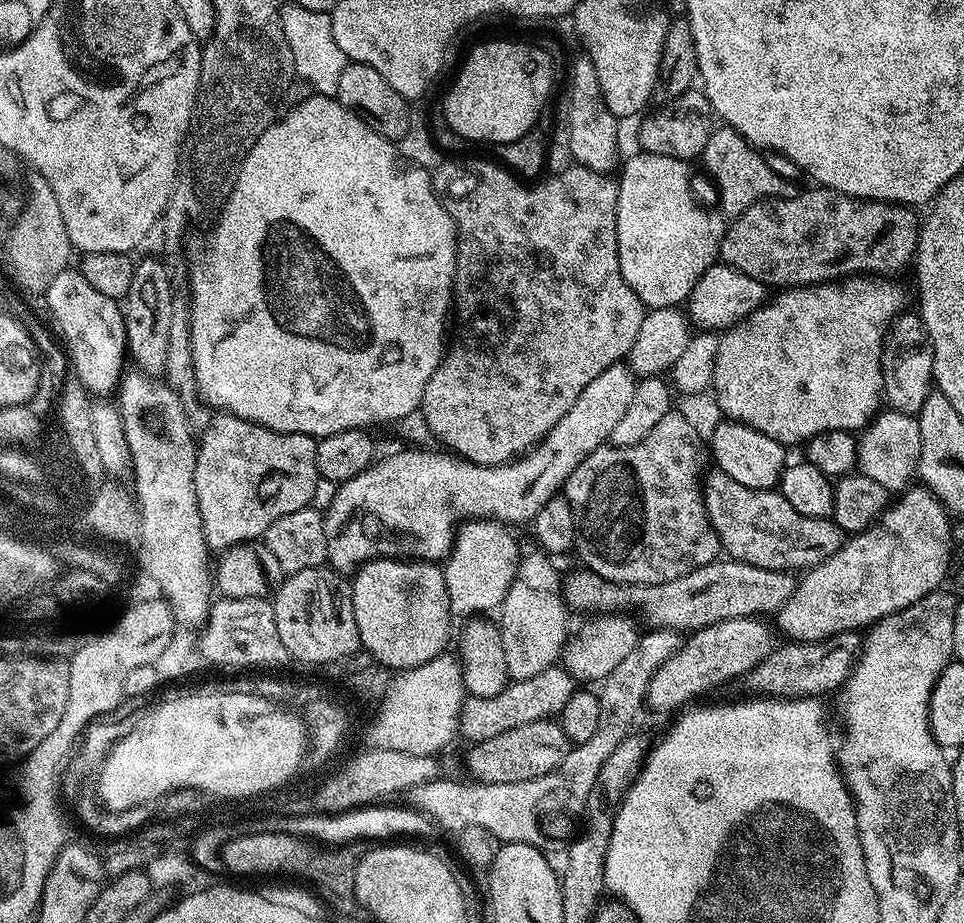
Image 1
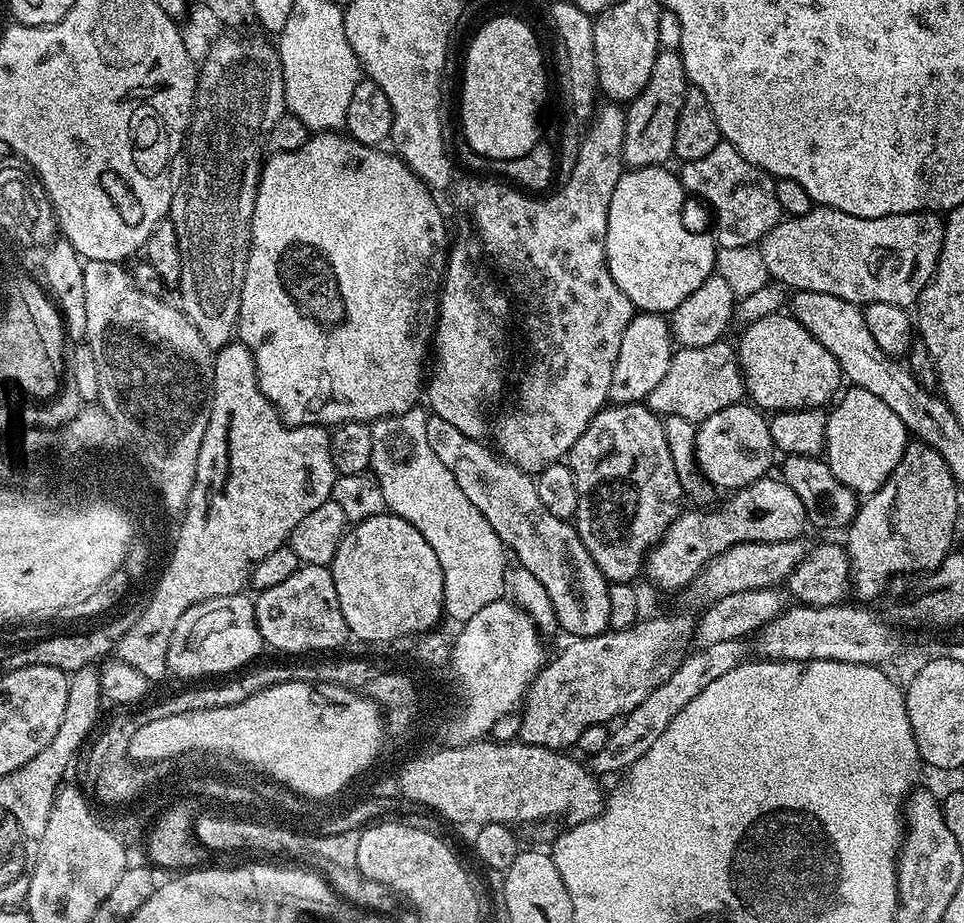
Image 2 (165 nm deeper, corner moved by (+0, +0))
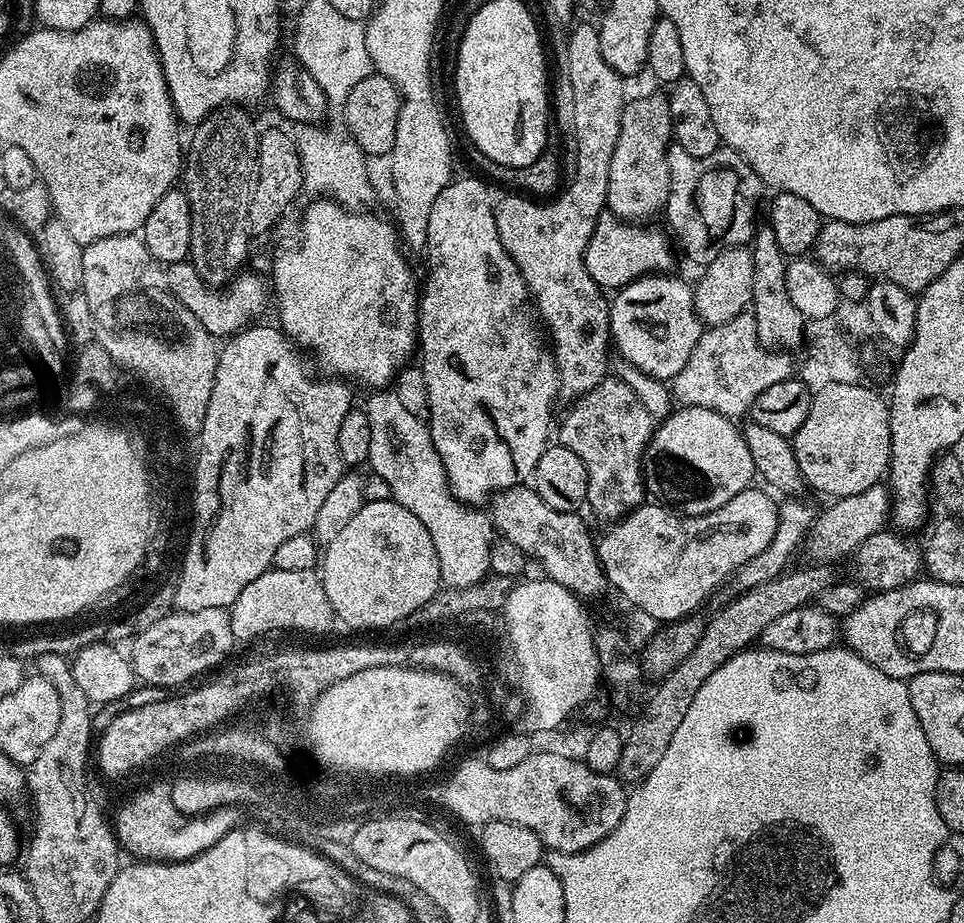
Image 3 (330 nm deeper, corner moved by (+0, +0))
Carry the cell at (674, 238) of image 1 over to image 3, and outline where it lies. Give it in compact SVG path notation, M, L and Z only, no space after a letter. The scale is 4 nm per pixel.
M604 211L594 226L594 234L590 234L590 242L584 251L584 262L586 270L590 274L590 278L594 278L594 282L602 290L619 290L632 284L642 276L650 276L653 274L664 274L669 271L668 268L672 264L672 248L674 252L674 244L668 241L669 233L667 231L659 232L656 228L648 228L652 226L641 226L636 222L627 220L619 220L613 216L611 212Z

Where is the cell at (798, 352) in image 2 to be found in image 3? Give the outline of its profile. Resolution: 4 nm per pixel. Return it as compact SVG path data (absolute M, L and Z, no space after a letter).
M767 222L761 223L752 233L750 251L754 262L754 286L752 287L752 303L750 311L756 323L756 336L761 344L775 346L780 350L793 350L805 343L804 315L790 302L790 294L786 294L786 278L784 274L785 257L778 246L778 238L774 238L774 230Z

